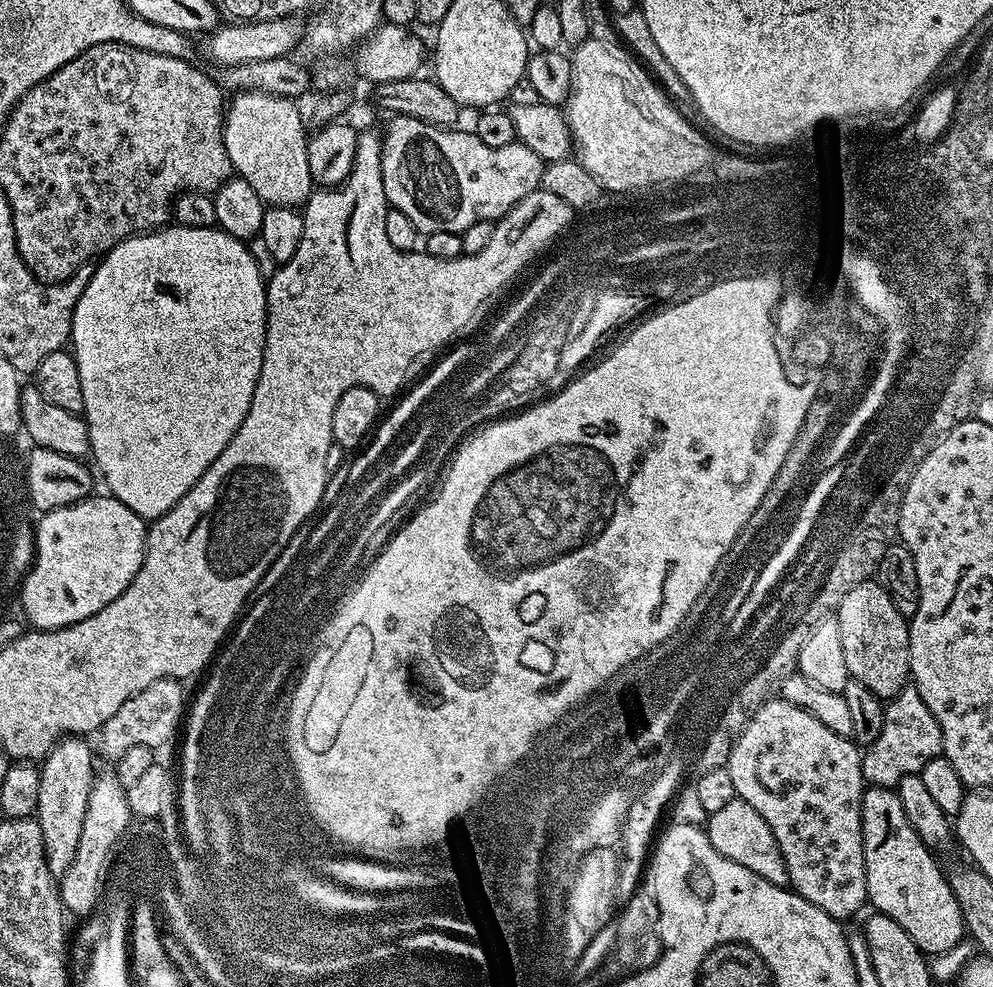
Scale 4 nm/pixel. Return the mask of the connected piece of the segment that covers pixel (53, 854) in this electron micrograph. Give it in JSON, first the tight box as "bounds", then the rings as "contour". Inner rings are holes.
{"bounds":[34,734,94,878],"contour":[[[76,734],[63,737],[48,751],[38,768],[40,785],[34,819],[42,832],[47,871],[51,875],[53,872],[56,878],[63,876],[70,862],[74,862],[74,850],[78,846],[78,838],[82,838],[82,822],[86,818],[86,806],[92,789],[94,748],[84,740],[87,739]]]}

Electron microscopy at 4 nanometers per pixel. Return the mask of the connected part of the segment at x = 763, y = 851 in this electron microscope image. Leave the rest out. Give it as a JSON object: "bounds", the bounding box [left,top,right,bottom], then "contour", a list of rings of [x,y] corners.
{"bounds":[706,799,788,884],"contour":[[[735,799],[726,802],[722,810],[707,813],[706,831],[710,838],[710,846],[722,854],[722,858],[730,858],[730,862],[738,862],[738,866],[746,866],[746,870],[754,870],[758,878],[766,878],[766,882],[788,884],[786,862],[782,858],[782,850],[778,846],[778,838],[774,838],[774,830],[766,826],[766,818],[754,810],[745,800]]]}

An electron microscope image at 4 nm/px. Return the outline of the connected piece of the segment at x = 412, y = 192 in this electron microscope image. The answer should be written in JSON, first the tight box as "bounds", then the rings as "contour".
{"bounds":[382,115,545,234],"contour":[[[393,115],[392,121],[385,128],[382,128],[382,182],[386,190],[386,198],[389,205],[396,208],[402,214],[406,214],[406,218],[410,218],[410,222],[414,222],[414,226],[422,234],[429,232],[465,232],[470,226],[474,226],[474,222],[479,220],[497,221],[500,217],[505,216],[520,199],[525,198],[531,191],[541,187],[544,178],[545,161],[538,155],[534,154],[534,150],[530,150],[530,146],[519,142],[510,146],[486,146],[486,142],[482,142],[476,137],[475,131],[455,132],[455,127],[440,127],[436,124],[428,124],[426,121],[419,120],[416,117]]]}

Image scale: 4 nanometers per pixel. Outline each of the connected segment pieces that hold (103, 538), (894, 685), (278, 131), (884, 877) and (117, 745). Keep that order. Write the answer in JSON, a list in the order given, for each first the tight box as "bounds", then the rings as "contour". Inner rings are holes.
[{"bounds":[20,494,149,632],"contour":[[[90,494],[77,504],[45,512],[39,517],[40,525],[39,522],[35,525],[35,559],[26,575],[24,603],[20,605],[25,610],[25,621],[33,629],[49,632],[98,614],[102,606],[110,606],[114,598],[123,594],[142,566],[149,529],[144,517],[134,514],[134,510],[116,496],[96,495]]]},{"bounds":[838,582,910,702],"contour":[[[861,582],[853,586],[850,594],[842,598],[838,608],[842,649],[846,658],[848,675],[862,682],[881,700],[887,702],[909,687],[910,650],[908,649],[909,621],[898,614],[898,606],[890,602],[890,594],[879,582]]]},{"bounds":[222,90,314,208],"contour":[[[255,90],[237,92],[227,101],[222,131],[233,173],[250,182],[265,205],[290,208],[306,203],[314,191],[308,161],[309,137],[295,99]]]},{"bounds":[862,787,966,958],"contour":[[[865,787],[862,798],[862,846],[866,862],[868,904],[876,907],[873,909],[879,915],[894,918],[894,922],[898,922],[898,926],[902,926],[902,930],[914,938],[914,946],[918,946],[929,957],[940,958],[952,948],[960,948],[960,939],[965,939],[966,933],[958,898],[954,898],[950,890],[945,869],[936,865],[932,857],[935,856],[933,849],[922,842],[910,818],[906,818],[906,810],[902,810],[902,802],[893,789]]]},{"bounds":[95,680,186,762],"contour":[[[159,680],[122,702],[122,706],[118,706],[117,712],[114,713],[114,718],[106,718],[100,731],[95,733],[95,751],[99,755],[101,752],[109,762],[115,762],[134,746],[151,748],[169,737],[177,737],[186,715],[184,687],[179,680]]]}]

